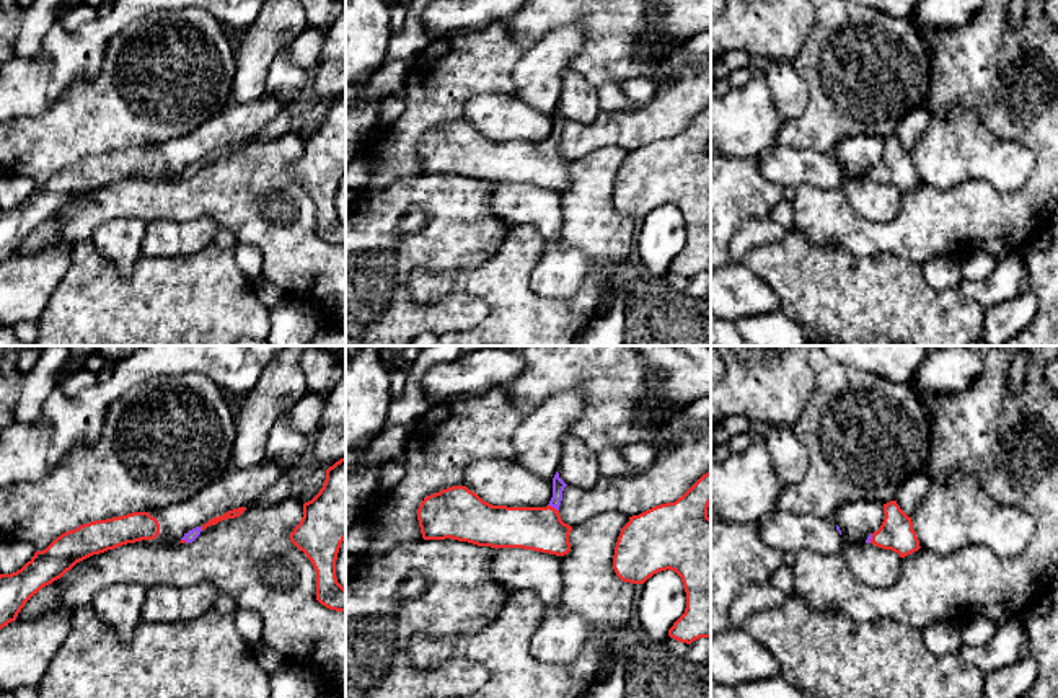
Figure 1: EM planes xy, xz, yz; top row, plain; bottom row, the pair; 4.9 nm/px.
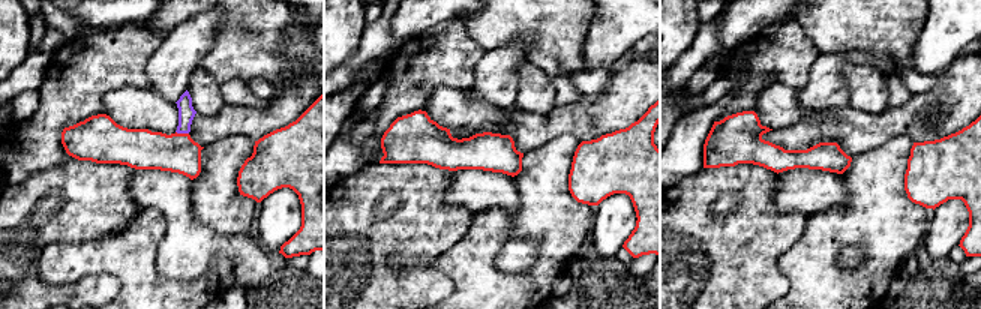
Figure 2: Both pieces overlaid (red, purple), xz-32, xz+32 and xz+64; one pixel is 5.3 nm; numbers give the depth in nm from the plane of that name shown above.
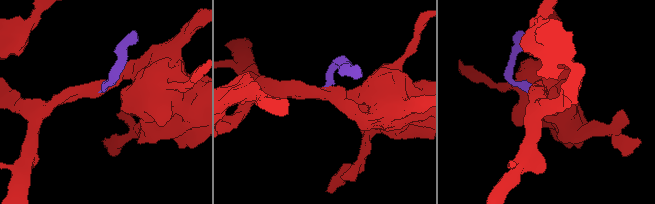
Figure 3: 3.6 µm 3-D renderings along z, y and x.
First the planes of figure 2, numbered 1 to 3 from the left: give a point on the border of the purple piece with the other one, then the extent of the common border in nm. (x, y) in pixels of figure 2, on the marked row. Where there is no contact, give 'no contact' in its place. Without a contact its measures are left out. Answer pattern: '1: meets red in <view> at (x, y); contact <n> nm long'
1: meets red in xz-32 at (182, 134); contact 70 nm long
2: no contact
3: no contact

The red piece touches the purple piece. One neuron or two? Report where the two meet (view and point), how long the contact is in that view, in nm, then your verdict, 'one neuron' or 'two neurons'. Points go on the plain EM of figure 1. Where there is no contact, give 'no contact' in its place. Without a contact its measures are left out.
contact xz (553, 142); length 70 nm; one neuron

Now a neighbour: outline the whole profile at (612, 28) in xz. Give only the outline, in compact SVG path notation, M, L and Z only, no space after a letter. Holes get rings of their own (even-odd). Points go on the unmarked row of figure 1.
M525 0L525 7L502 24L528 51L551 31L579 23L584 28L584 51L572 68L595 86L639 77L659 83L672 65L709 65L709 57L688 54L686 42L659 60L641 57L642 31L660 23L663 15L647 0Z

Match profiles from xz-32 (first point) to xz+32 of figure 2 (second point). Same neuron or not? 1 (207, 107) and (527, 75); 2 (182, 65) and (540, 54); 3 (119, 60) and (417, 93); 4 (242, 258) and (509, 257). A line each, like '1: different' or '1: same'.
1: same
2: different
3: same
4: same

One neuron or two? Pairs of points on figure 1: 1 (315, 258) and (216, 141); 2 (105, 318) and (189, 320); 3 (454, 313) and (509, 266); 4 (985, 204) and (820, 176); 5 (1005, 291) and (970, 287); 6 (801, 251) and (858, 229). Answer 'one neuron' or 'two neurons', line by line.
1: two neurons
2: one neuron
3: two neurons
4: two neurons
5: one neuron
6: two neurons

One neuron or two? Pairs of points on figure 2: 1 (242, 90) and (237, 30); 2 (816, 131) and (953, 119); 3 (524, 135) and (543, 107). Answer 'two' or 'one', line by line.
1: two
2: one
3: two

